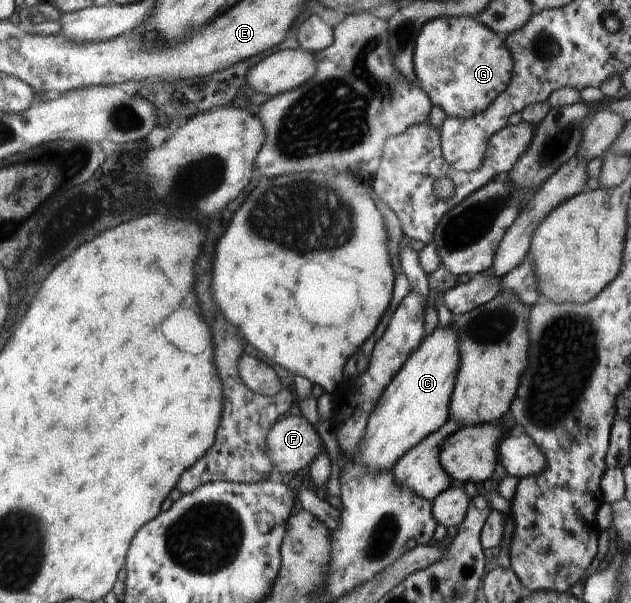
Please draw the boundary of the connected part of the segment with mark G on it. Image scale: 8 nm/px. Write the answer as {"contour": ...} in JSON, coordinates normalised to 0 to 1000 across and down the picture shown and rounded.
{"contour":[[[702,27],[680,33],[662,55],[655,104],[662,143],[677,156],[685,176],[697,177],[707,196],[740,199],[769,186],[781,166],[800,153],[811,119],[811,95],[800,70],[786,55],[769,45],[756,30]]]}

